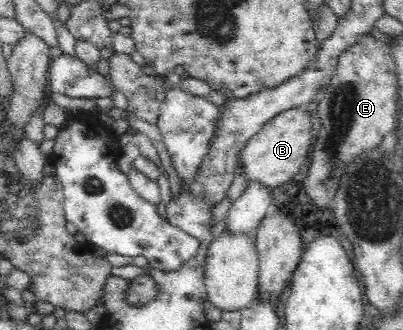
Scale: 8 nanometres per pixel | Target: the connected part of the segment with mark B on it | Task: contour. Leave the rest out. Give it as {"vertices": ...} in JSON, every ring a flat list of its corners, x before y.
{"vertices":[[305,107,282,111,271,118,266,124,242,147,237,166,240,168,244,182,257,182,268,189,288,182,300,170,306,153,314,138,315,120,312,110]]}

